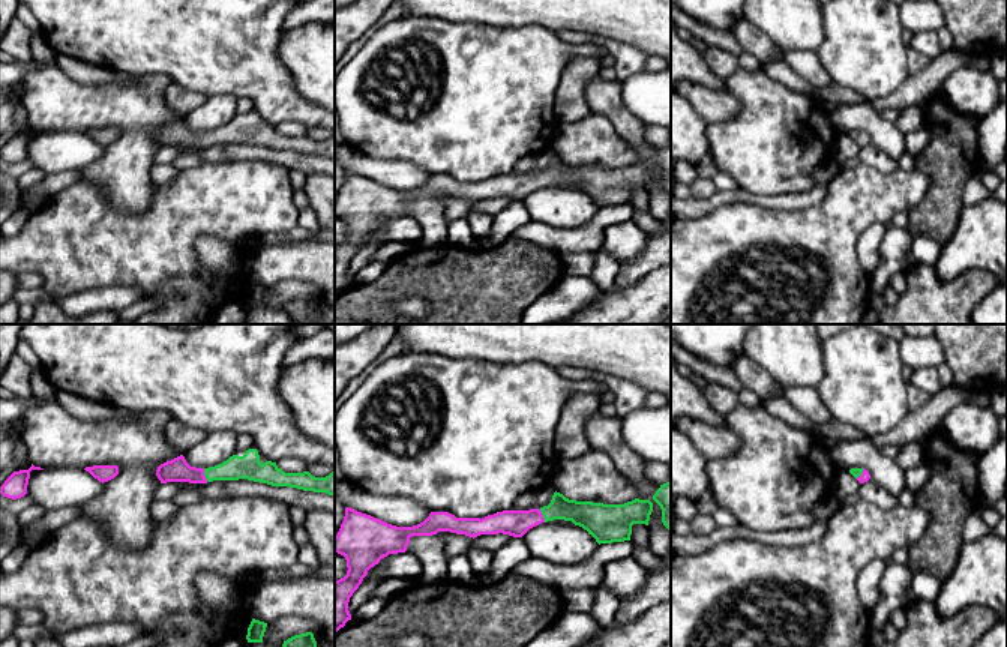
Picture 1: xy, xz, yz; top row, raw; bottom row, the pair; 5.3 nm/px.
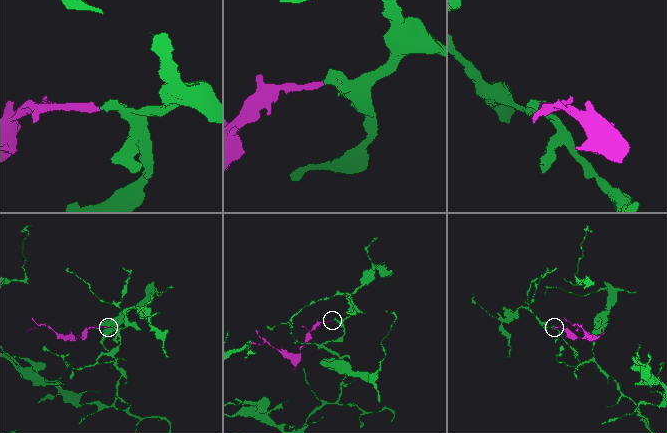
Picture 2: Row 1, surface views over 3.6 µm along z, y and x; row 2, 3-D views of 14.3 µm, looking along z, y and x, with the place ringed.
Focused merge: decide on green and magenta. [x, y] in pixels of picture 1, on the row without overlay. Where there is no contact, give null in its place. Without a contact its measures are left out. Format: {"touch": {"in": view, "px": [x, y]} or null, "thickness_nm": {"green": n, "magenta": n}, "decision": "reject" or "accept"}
{"touch": {"in": "xy", "px": [204, 138]}, "thickness_nm": {"green": 130, "magenta": 130}, "decision": "accept"}

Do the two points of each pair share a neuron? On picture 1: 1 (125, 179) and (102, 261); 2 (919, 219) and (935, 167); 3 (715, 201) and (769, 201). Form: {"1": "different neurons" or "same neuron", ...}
{"1": "different neurons", "2": "same neuron", "3": "same neuron"}

